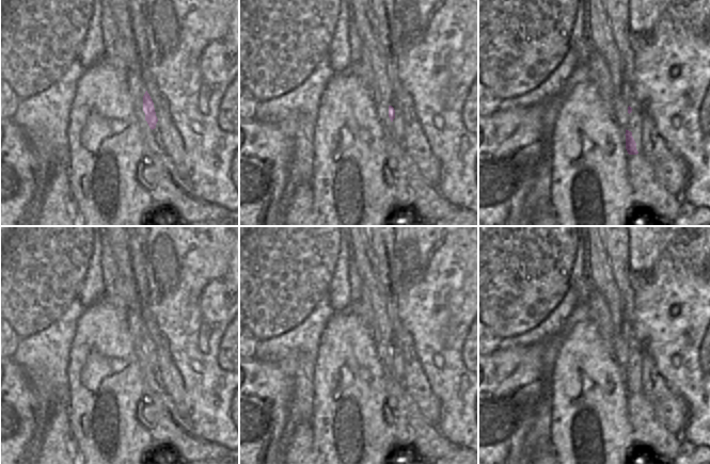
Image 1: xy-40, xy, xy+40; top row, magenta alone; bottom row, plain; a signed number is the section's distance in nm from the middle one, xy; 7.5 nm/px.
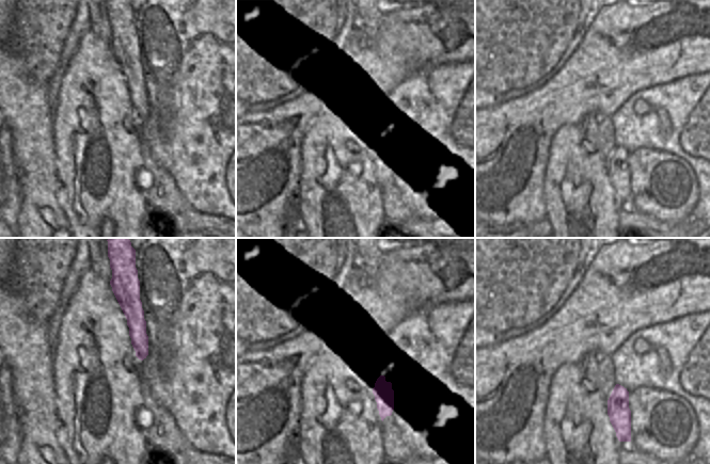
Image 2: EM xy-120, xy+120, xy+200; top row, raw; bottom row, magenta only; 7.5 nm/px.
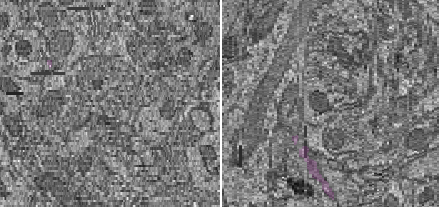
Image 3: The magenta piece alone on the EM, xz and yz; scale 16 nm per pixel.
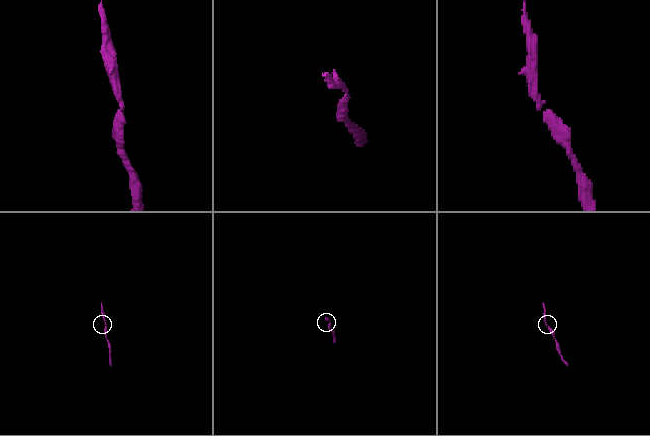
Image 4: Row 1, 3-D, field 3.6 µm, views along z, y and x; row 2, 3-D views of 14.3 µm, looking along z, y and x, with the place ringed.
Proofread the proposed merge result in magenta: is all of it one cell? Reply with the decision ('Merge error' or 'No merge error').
No merge error.

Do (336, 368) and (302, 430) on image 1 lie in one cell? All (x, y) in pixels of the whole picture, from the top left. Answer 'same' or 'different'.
different

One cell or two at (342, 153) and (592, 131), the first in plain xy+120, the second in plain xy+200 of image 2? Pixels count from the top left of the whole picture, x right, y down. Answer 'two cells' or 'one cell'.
two cells

